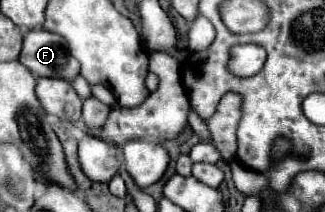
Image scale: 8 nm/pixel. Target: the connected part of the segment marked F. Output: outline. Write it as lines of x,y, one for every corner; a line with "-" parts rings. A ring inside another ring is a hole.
45,29
29,31
23,39
23,49
19,61
35,75
35,77
53,77
73,81
81,65
73,55
69,55
67,41
61,35
51,35

